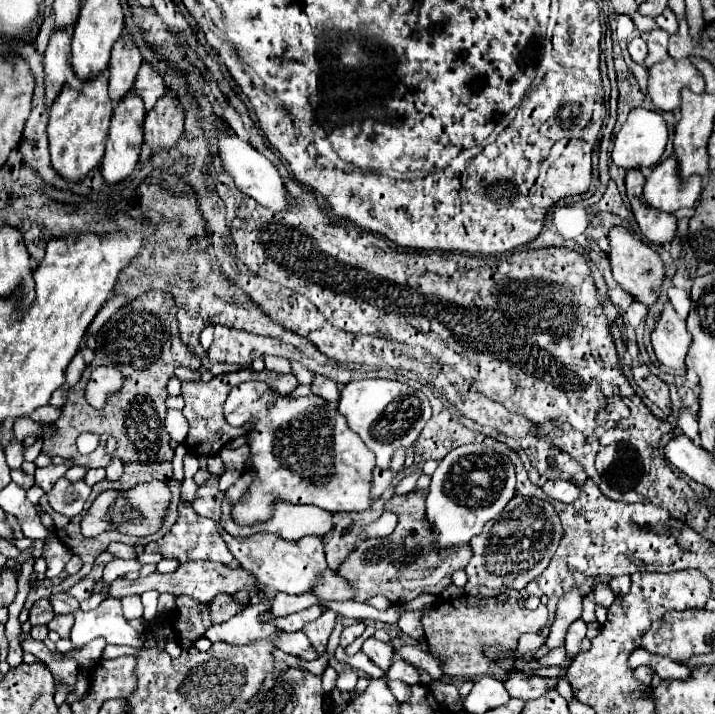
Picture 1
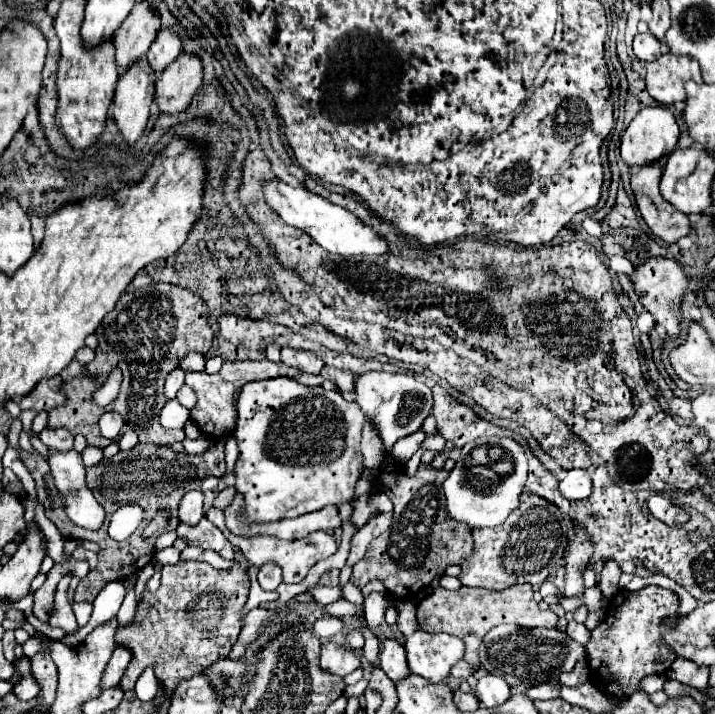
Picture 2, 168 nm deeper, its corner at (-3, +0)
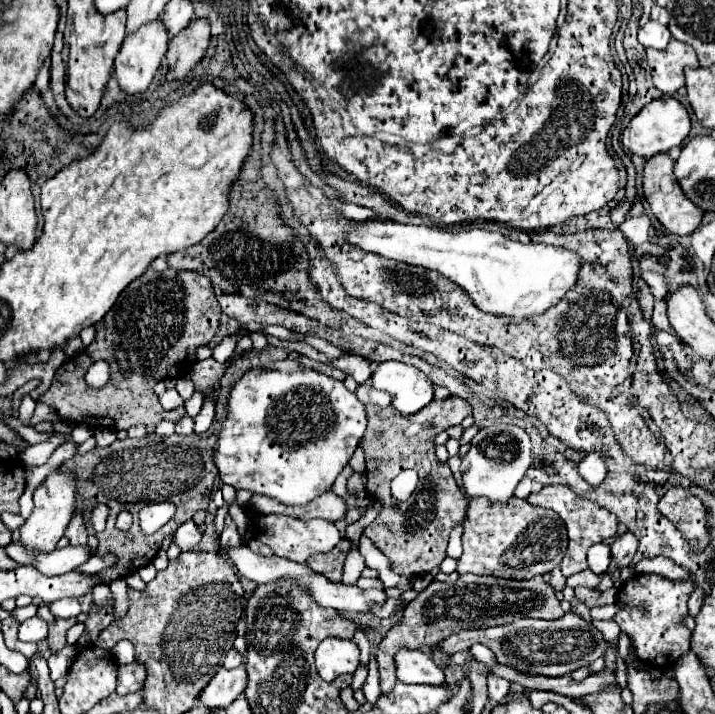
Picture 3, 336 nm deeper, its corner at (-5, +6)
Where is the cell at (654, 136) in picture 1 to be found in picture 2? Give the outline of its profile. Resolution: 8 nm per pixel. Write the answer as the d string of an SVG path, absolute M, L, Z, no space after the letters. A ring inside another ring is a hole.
M647 107L641 109L637 113L637 117L629 123L629 127L625 129L623 137L621 137L621 157L627 165L631 167L641 167L641 165L649 165L665 155L669 155L675 145L679 141L679 125L675 121L675 115L669 107Z

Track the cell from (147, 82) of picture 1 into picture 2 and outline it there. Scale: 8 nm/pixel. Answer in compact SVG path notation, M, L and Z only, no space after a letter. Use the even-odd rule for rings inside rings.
M161 27L147 51L147 59L151 67L155 69L155 73L159 75L171 61L175 61L179 51L181 51L181 37L175 31Z

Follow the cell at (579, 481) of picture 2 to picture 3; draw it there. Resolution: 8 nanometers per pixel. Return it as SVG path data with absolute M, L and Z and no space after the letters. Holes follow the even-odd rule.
M589 453L587 457L583 457L579 463L577 463L577 469L579 469L579 475L589 483L589 485L599 485L605 475L607 475L607 467L603 463L603 459L597 455L597 453Z

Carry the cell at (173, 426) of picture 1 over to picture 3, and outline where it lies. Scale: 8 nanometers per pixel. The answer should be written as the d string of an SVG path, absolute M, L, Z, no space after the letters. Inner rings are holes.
M167 389L161 397L159 397L159 401L161 401L161 405L165 407L165 409L177 409L177 407L181 407L185 401L181 399L181 395L175 391L175 389Z

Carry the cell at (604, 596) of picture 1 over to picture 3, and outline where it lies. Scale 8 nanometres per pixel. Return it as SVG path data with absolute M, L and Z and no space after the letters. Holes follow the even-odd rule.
M629 531L619 535L611 545L611 555L613 555L613 561L617 563L617 569L629 567L635 551L637 551L637 539Z

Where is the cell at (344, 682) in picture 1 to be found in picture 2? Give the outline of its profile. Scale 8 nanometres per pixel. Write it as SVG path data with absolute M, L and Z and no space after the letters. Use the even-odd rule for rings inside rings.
M325 643L321 647L321 669L339 677L355 671L359 667L359 655L339 643Z

